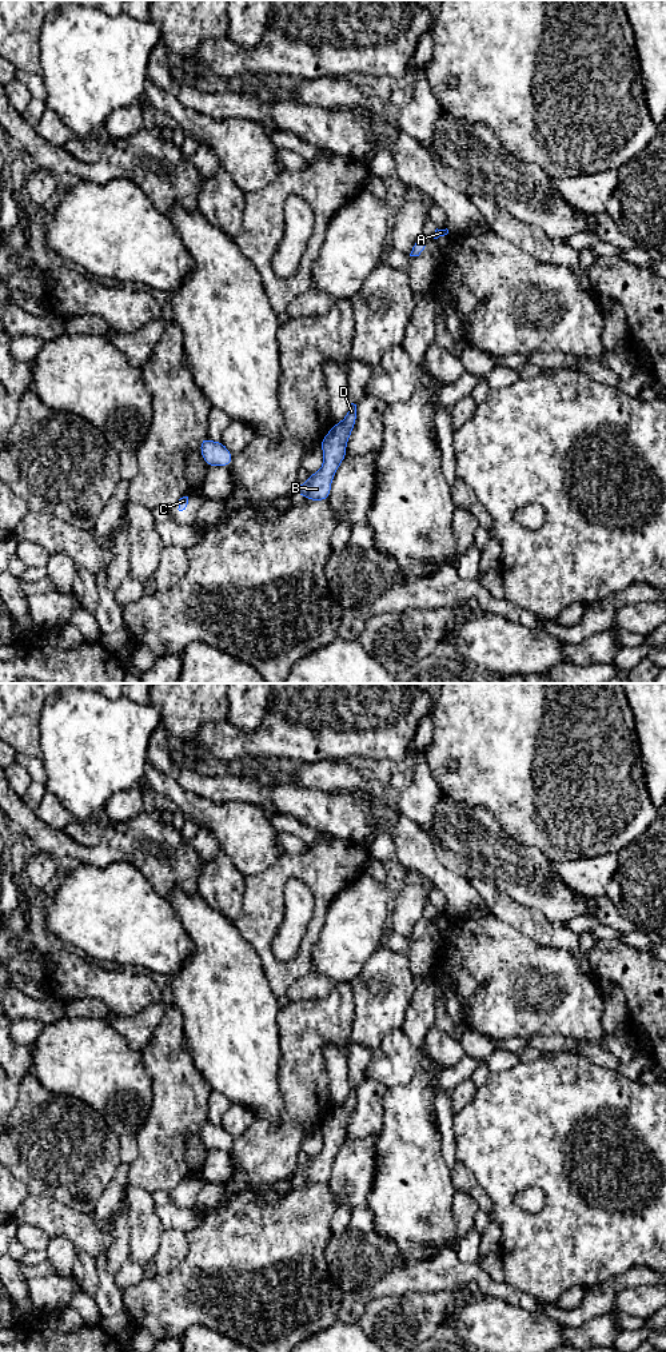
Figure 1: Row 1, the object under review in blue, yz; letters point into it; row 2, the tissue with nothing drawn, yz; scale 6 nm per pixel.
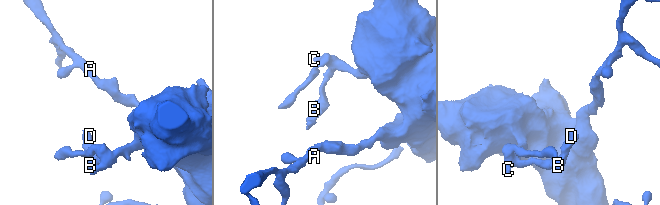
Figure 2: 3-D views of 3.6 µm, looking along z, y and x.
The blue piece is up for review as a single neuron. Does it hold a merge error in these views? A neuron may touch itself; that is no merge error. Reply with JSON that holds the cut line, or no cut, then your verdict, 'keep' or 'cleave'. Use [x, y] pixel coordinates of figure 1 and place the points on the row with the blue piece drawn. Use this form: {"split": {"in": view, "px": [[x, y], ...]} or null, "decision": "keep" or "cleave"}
{"split": null, "decision": "keep"}

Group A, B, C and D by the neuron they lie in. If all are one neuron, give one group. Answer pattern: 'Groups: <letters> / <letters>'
Groups: A B C D

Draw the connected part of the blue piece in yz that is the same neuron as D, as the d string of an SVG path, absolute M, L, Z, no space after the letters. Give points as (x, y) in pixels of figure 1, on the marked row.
M351 403L347 416L338 424L334 424L328 434L322 439L323 466L308 475L304 484L296 484L294 494L300 494L310 500L327 500L331 492L331 482L346 458L347 440L356 423L356 404Z

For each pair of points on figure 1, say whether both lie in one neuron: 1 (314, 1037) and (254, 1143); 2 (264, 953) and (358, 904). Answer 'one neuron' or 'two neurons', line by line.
1: one neuron
2: two neurons

